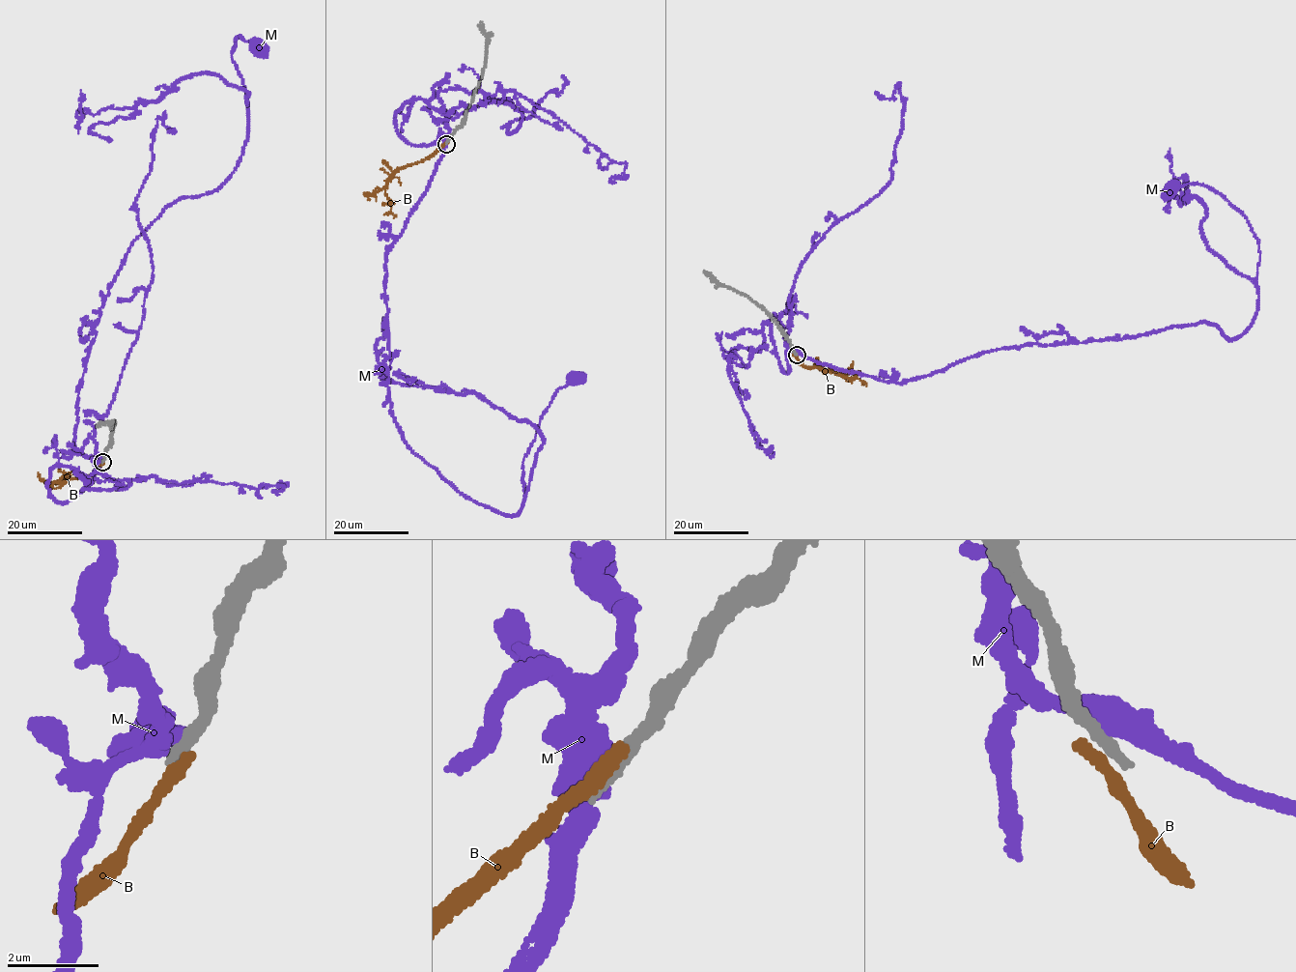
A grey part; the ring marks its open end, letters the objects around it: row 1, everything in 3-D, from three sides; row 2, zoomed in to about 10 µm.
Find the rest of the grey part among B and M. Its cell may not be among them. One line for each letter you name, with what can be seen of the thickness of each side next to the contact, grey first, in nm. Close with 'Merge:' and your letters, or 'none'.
Merge: none

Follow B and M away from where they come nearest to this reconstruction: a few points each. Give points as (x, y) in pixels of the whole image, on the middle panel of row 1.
B: (447, 141), (418, 162), (400, 167), (391, 177), (385, 192), (393, 218)
M: (447, 141), (384, 265), (384, 365), (402, 439), (459, 491), (517, 514), (539, 418), (574, 378)

